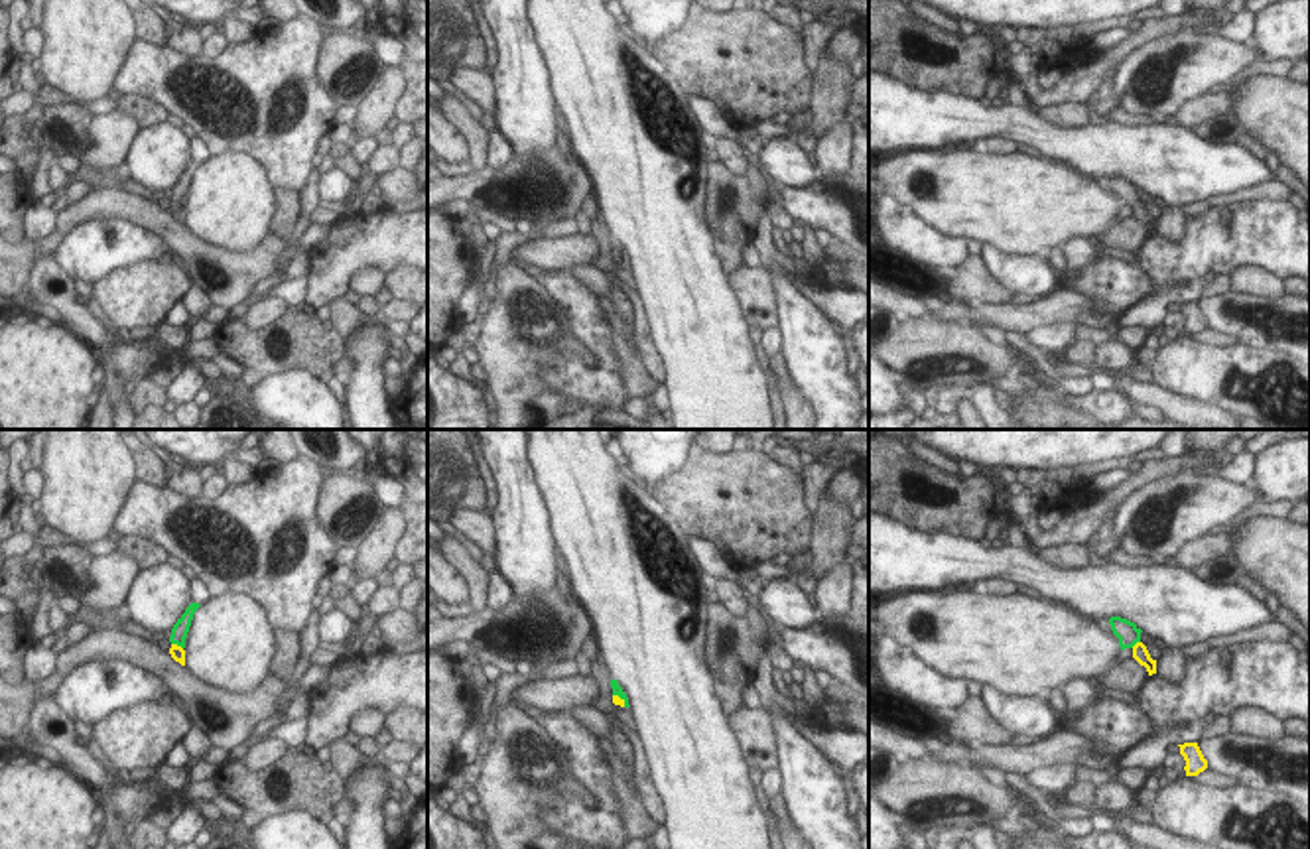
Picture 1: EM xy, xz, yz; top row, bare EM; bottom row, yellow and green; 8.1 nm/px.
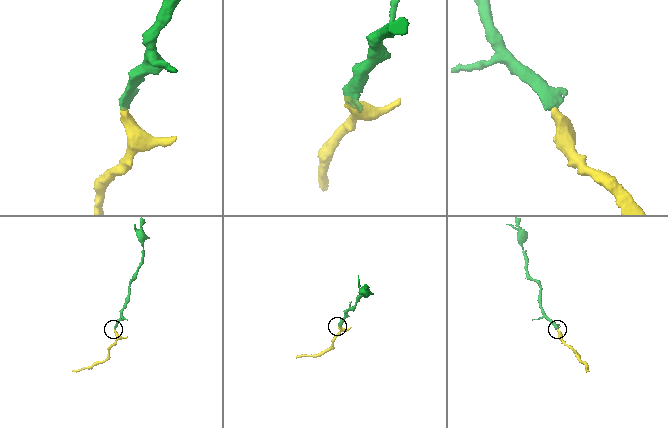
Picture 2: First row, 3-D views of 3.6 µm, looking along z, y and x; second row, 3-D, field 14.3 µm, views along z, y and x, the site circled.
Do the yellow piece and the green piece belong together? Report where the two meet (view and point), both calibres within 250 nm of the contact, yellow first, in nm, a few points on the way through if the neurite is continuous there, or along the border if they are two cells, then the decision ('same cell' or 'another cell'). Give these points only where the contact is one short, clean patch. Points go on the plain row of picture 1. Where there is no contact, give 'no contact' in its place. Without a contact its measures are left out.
contact xy (176, 203); calibres 120 and 130 nm; way xy (178, 211), (176, 203), (180, 188); same cell

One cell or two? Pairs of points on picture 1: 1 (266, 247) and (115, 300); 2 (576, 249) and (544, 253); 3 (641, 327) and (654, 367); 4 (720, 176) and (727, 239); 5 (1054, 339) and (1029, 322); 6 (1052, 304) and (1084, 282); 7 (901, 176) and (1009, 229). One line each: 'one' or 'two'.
1: two
2: one
3: one
4: one
5: two
6: two
7: one

